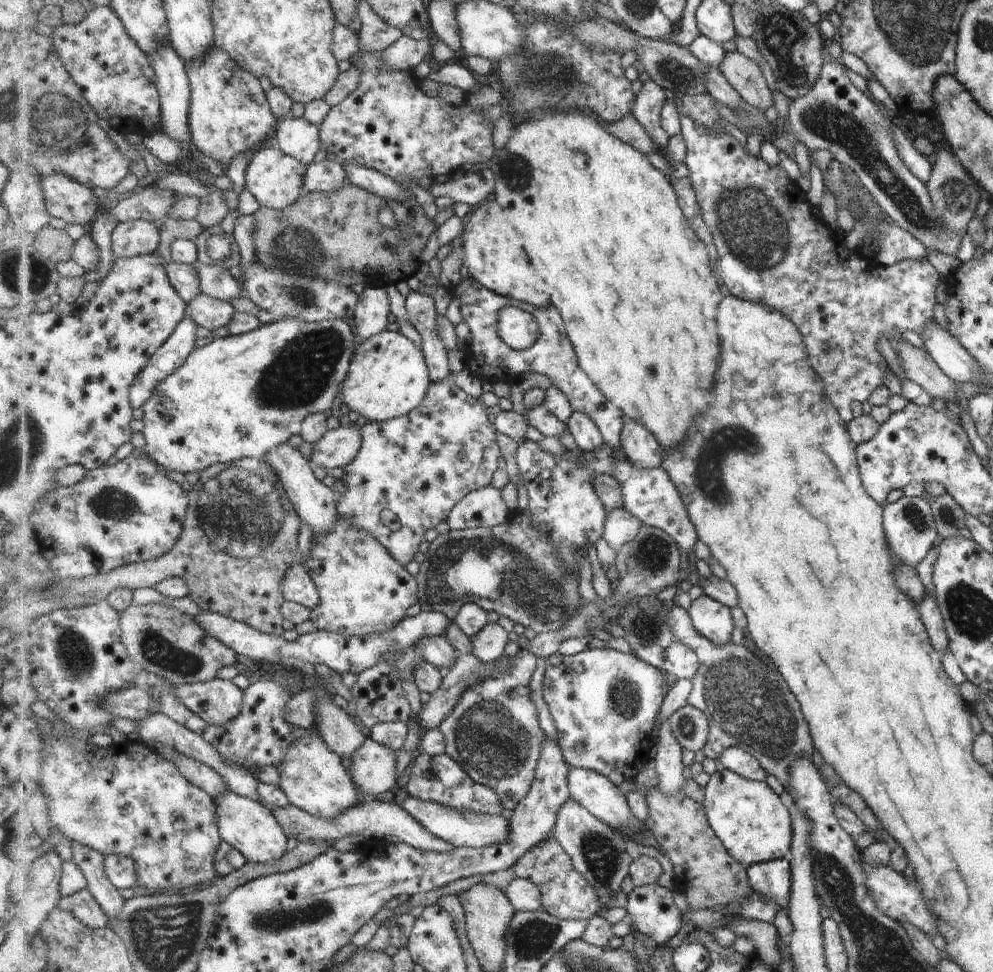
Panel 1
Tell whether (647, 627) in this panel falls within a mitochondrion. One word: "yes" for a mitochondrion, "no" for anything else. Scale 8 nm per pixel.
yes

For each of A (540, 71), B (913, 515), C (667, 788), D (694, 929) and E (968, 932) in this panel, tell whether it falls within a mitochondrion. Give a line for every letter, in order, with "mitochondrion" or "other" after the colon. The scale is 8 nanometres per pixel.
A: mitochondrion
B: mitochondrion
C: other
D: other
E: other

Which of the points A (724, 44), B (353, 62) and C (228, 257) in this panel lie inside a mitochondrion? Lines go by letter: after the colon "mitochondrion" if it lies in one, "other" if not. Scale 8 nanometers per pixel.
A: other
B: other
C: other

